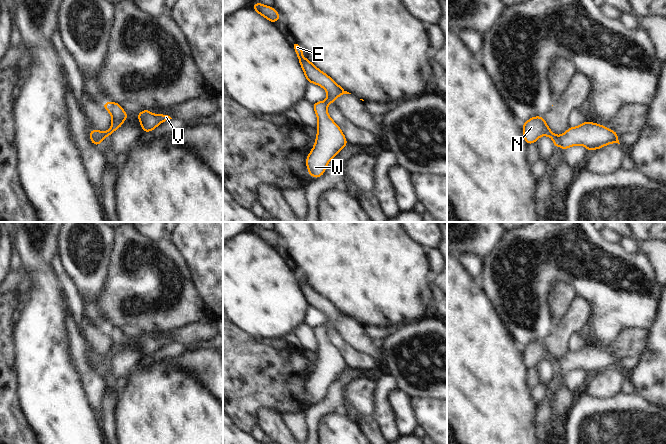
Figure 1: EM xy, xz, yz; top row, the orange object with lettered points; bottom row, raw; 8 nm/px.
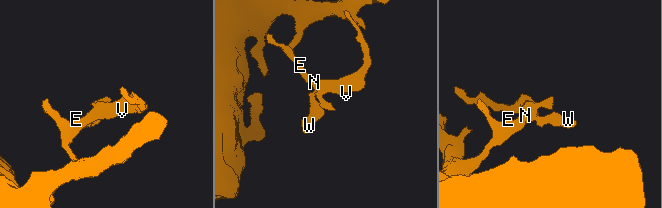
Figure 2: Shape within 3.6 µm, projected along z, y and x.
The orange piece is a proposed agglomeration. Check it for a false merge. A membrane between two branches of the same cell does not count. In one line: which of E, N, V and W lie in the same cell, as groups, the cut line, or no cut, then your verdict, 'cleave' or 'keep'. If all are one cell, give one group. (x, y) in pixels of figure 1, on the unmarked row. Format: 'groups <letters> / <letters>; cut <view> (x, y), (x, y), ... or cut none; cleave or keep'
groups E N V W; cut none; keep

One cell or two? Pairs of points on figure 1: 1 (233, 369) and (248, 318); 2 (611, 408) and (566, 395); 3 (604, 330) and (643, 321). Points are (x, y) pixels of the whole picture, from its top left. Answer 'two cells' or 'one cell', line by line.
1: two cells
2: two cells
3: one cell

